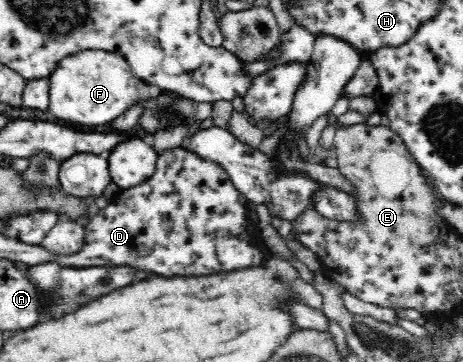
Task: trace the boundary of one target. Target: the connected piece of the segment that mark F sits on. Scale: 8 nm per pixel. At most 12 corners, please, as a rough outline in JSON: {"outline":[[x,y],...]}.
{"outline":[[68,54],[49,77],[50,113],[110,124],[140,99],[122,54]]}

